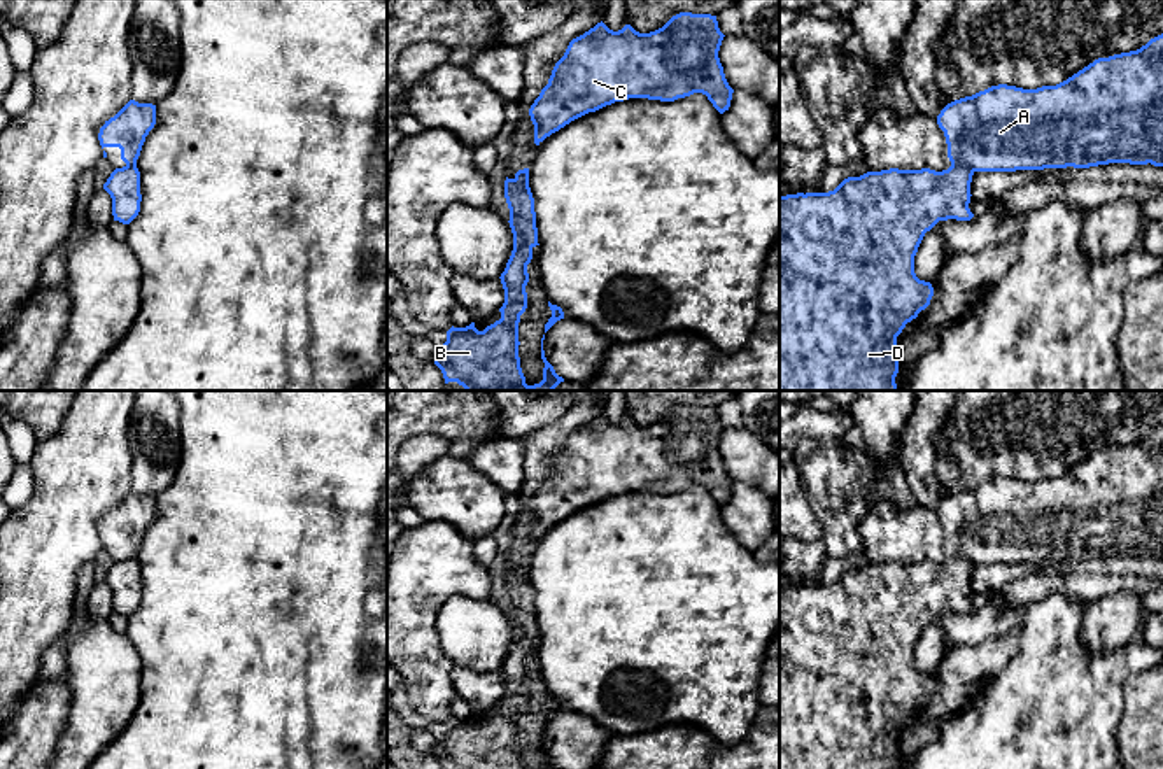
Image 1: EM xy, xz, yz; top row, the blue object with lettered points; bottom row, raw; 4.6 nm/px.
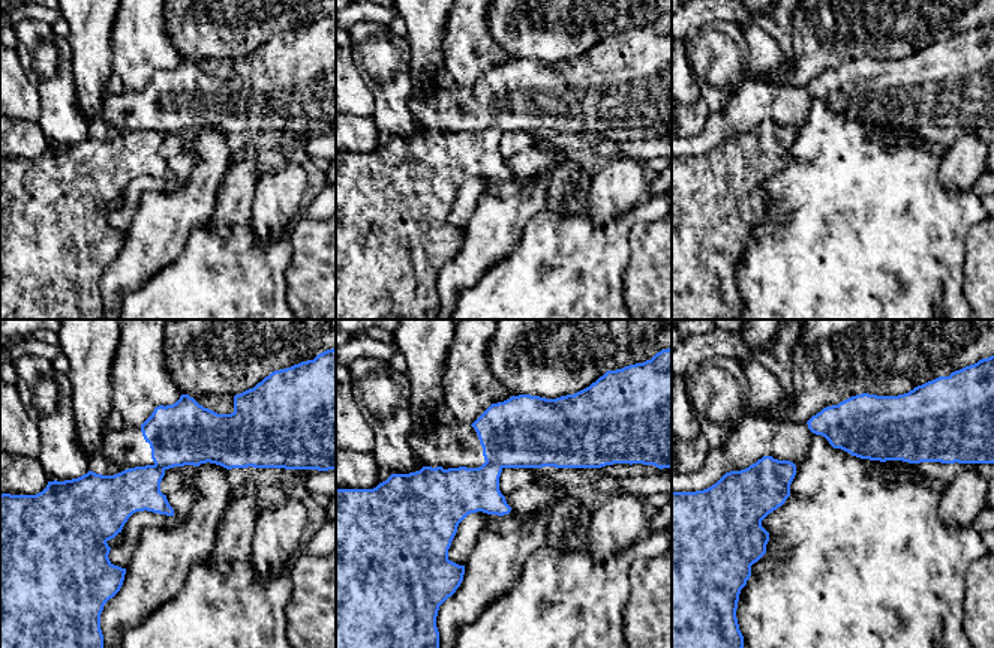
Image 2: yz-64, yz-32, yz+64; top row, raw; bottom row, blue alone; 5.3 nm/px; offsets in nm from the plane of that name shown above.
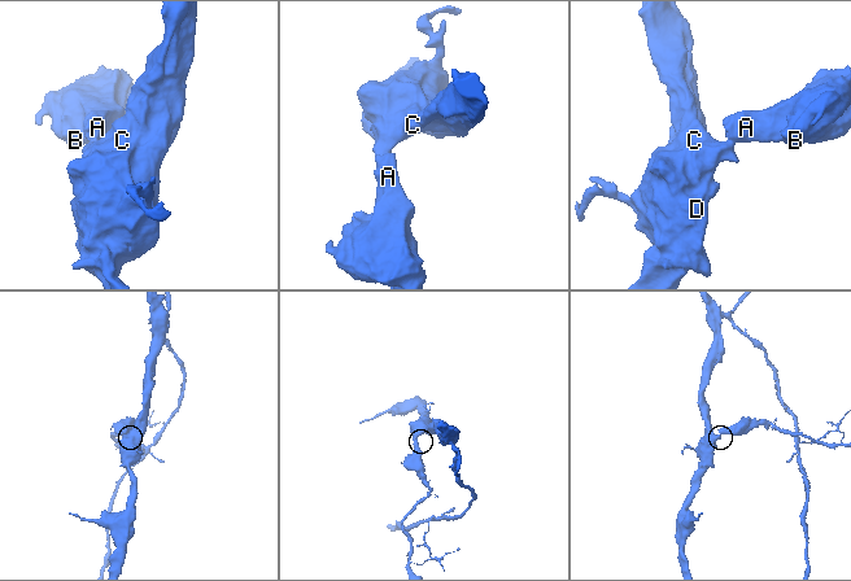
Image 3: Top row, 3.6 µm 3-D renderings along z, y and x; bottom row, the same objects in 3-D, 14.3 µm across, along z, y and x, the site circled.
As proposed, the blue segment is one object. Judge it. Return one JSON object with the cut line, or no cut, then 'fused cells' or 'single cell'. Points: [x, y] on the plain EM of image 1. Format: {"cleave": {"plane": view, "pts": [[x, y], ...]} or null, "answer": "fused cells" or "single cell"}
{"cleave": {"plane": "yz", "pts": [[951, 556], [964, 557], [972, 564]]}, "answer": "fused cells"}

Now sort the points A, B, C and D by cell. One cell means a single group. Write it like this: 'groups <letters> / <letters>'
groups A B / C D

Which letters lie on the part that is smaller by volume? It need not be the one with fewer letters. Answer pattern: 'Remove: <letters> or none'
Remove: A, B

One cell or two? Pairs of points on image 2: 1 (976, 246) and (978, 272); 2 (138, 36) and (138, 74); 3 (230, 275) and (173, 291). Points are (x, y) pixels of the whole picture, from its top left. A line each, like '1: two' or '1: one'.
1: one
2: one
3: one

